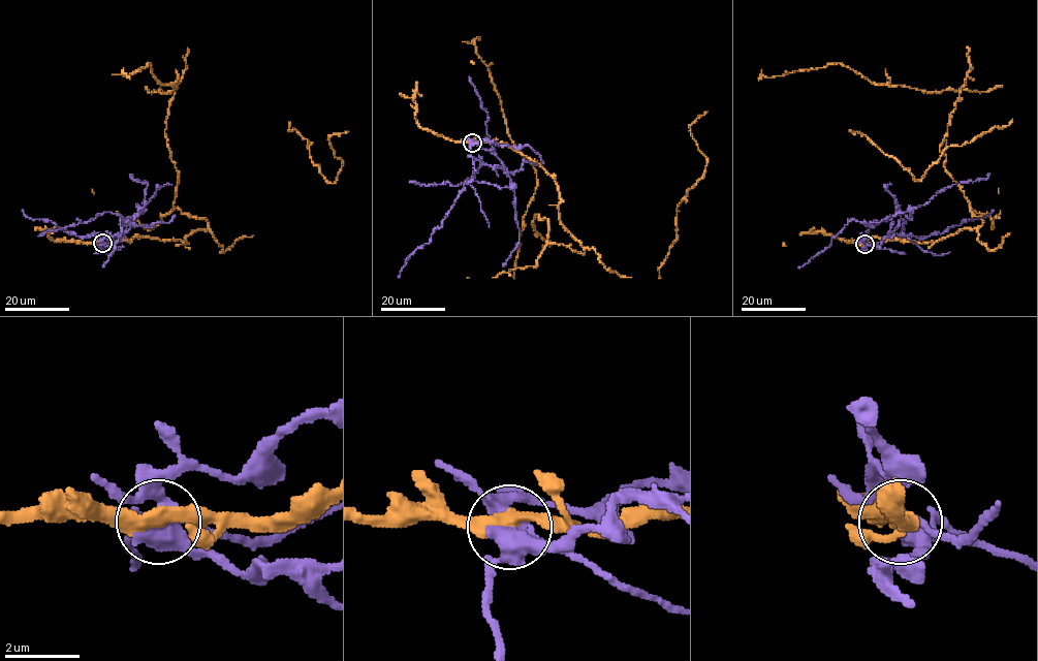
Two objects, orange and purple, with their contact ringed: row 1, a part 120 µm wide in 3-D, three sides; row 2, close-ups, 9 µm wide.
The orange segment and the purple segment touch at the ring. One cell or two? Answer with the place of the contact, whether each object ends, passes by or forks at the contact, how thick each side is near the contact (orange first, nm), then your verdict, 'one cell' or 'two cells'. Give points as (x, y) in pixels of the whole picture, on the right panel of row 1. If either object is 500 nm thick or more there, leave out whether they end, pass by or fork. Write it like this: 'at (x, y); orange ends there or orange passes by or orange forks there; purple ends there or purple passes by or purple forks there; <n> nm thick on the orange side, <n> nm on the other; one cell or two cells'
at (864, 244); orange passes by; purple forks there; 360 nm thick on the orange side, 400 nm on the other; two cells

